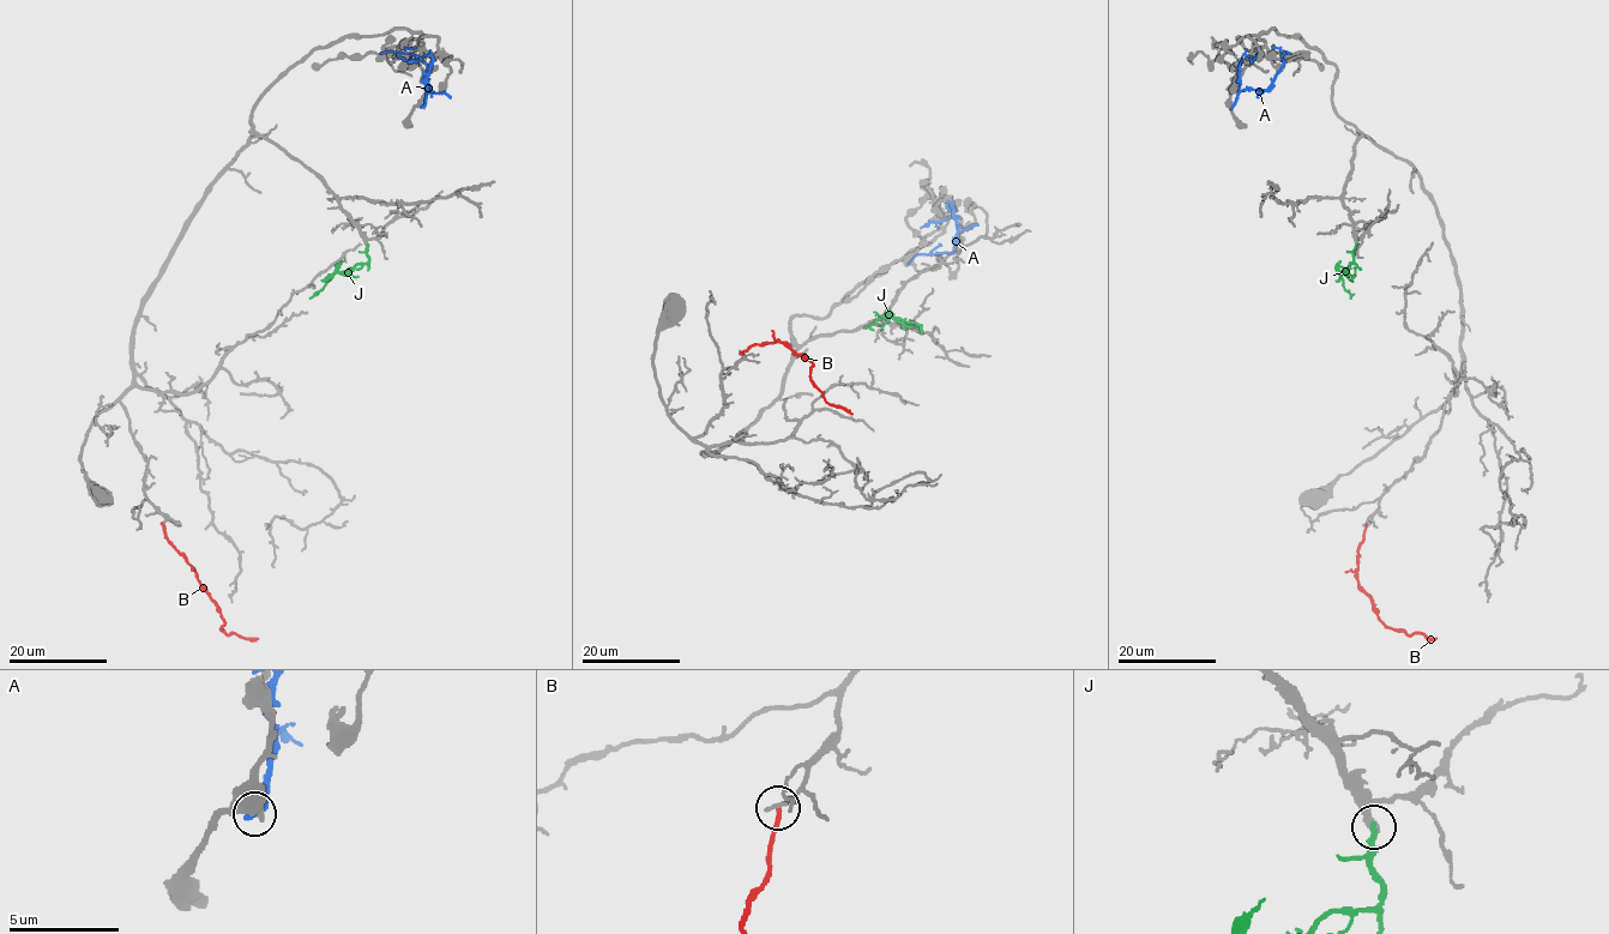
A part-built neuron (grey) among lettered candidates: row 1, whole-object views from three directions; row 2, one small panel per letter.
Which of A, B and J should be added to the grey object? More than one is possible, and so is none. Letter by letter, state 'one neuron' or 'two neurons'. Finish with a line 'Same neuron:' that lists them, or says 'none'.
A: two neurons
B: two neurons
J: two neurons
Same neuron: none

